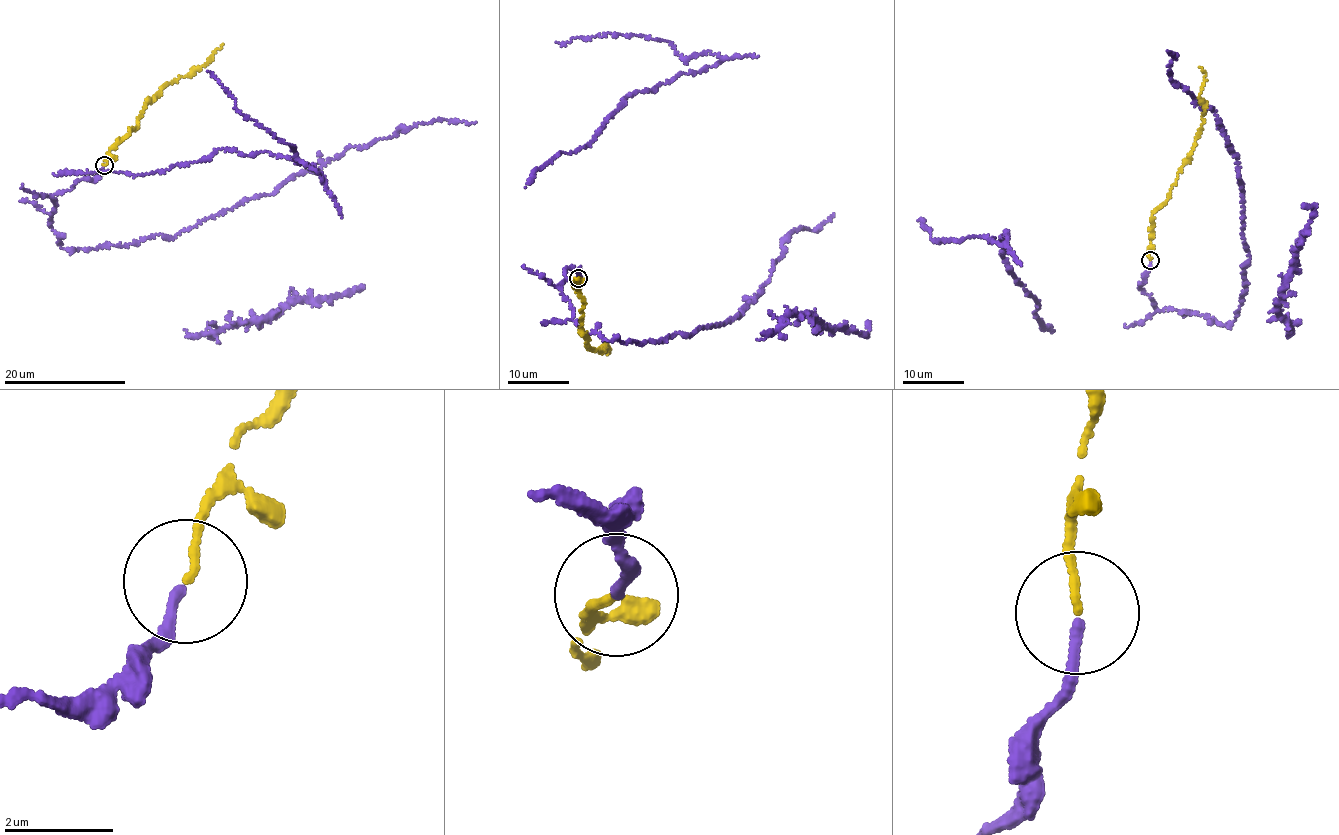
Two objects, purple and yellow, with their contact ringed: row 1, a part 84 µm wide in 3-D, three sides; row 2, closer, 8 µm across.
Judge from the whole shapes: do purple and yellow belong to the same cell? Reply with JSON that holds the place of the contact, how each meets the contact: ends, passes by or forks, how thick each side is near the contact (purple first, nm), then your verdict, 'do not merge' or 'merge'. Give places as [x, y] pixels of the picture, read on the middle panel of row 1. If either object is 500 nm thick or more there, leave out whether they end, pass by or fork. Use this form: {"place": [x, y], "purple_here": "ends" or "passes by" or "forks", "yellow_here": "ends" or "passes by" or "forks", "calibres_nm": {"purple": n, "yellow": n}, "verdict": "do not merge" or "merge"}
{"place": [578, 278], "purple_here": "ends", "yellow_here": "ends", "calibres_nm": {"purple": 170, "yellow": 130}, "verdict": "merge"}

